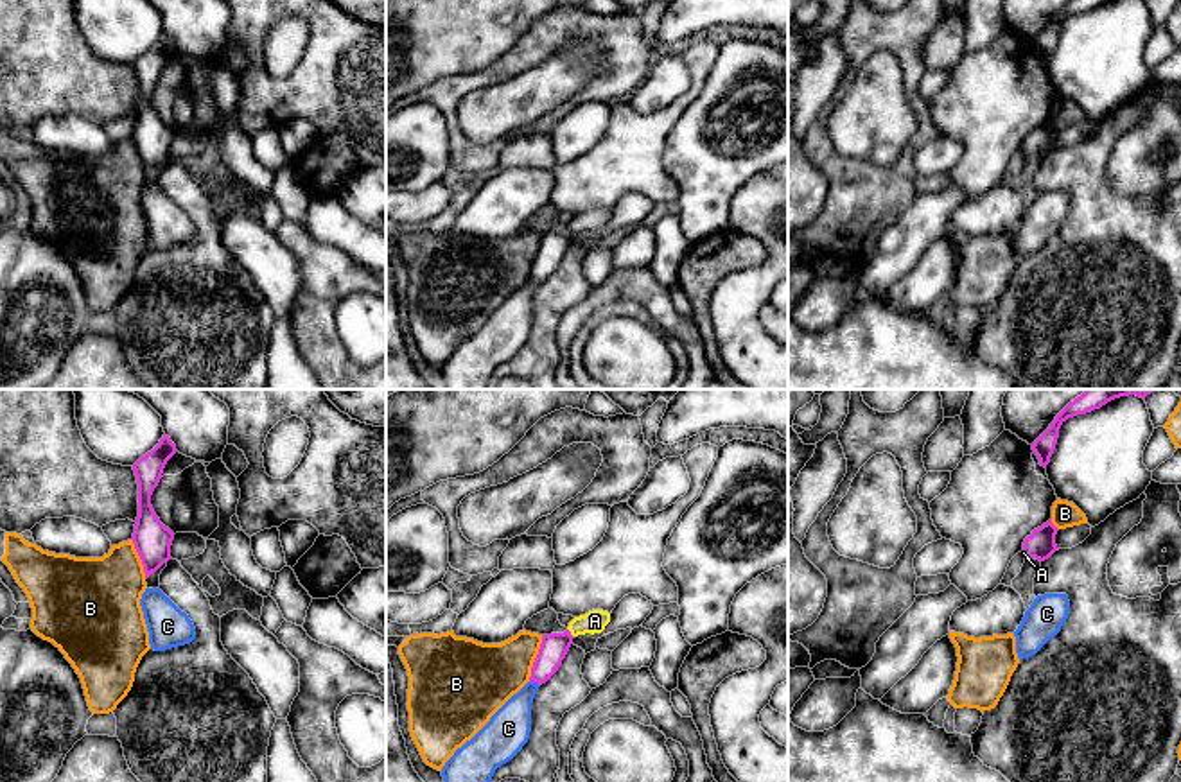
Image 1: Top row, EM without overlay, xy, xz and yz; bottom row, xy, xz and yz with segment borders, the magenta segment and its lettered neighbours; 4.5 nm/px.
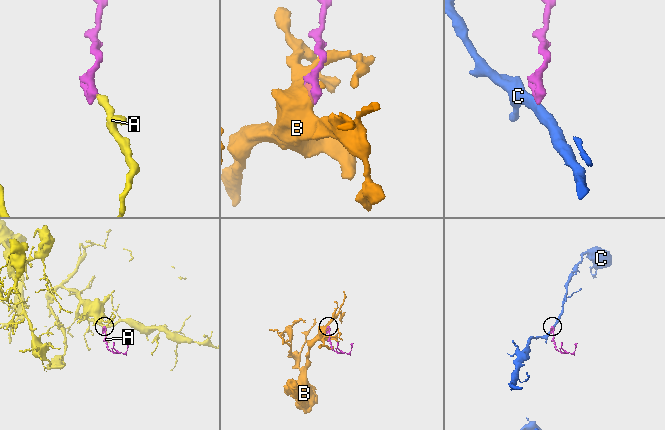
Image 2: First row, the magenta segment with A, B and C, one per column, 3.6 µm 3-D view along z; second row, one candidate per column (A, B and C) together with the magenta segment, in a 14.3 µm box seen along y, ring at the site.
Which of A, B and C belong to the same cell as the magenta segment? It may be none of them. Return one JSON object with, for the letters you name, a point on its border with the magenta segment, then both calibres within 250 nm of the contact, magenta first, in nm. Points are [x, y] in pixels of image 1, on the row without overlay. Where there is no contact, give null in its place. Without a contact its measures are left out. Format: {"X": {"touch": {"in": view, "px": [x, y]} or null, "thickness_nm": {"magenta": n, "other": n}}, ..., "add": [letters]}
{"A": {"touch": {"in": "xz", "px": [569, 232]}, "thickness_nm": {"magenta": 120, "other": 100}}, "add": ["A"]}

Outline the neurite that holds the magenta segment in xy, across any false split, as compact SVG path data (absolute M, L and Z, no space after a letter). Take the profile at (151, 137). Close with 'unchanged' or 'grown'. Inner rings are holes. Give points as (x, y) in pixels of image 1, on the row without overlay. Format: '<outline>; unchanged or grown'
M163 32L160 41L133 63L138 81L138 115L131 138L142 158L145 178L171 158L174 131L156 115L151 93L162 77L167 59L176 50L176 43Z; unchanged

